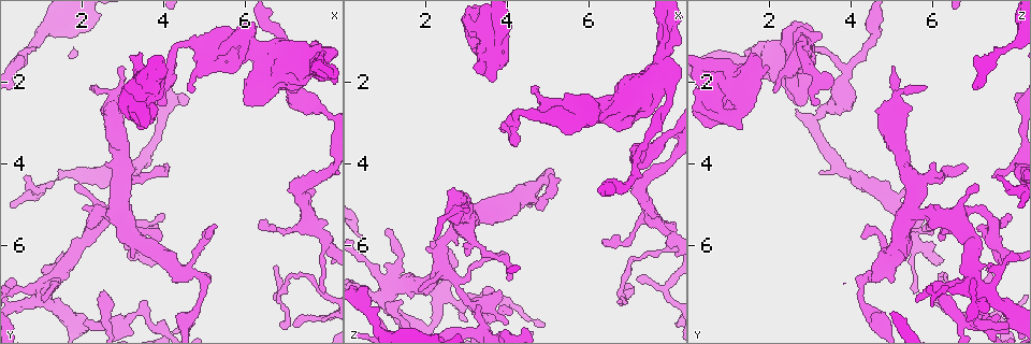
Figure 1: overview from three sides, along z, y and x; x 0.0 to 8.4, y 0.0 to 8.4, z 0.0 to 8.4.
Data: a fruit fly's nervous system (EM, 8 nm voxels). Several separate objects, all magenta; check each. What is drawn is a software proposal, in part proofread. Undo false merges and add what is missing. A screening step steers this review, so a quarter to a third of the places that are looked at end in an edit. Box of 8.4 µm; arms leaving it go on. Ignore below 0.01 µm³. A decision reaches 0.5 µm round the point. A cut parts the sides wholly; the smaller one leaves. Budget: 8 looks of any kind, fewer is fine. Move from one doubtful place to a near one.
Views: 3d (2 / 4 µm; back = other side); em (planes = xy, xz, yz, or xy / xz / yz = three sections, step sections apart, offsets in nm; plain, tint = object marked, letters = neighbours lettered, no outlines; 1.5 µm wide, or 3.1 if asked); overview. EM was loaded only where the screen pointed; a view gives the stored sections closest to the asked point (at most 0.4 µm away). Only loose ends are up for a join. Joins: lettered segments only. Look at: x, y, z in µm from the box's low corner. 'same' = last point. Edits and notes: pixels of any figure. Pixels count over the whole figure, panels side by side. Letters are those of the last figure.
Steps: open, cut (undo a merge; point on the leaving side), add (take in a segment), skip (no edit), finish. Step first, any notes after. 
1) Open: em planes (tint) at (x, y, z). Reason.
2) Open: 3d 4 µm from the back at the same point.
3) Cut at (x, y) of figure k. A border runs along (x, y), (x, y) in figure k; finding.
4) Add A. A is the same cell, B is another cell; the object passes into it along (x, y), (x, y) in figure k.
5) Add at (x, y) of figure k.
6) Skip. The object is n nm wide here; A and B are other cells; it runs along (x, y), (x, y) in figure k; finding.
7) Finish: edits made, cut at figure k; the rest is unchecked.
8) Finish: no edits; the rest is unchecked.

Open: em xy step 4 (letters) at (3.95, 2.55, 3.25). An open end.

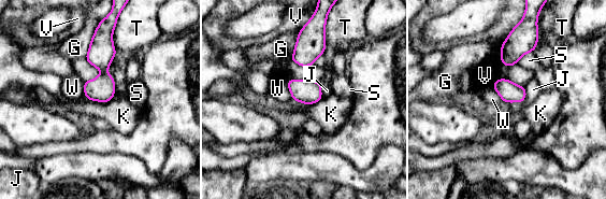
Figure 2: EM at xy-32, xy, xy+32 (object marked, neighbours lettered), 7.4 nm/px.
Skip. The object is 100 nm wide here; G, J, K, S, T, V and W are other cells; a border runs along (287, 80), (287, 86), (292, 99) in figure 2; no lettered segment goes on from it.

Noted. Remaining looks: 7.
Open: em planes (letters) at (6.85, 7.95, 7.10).

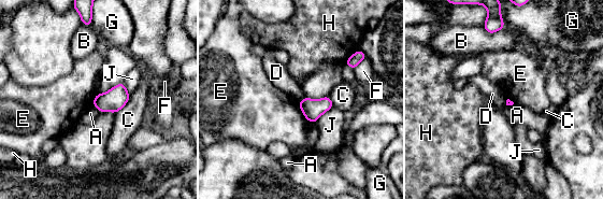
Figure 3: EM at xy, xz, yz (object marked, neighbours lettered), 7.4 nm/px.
Skip. A, B, C, D, E, F, G, H and J are other cells; a border runs along (304, 97), (299, 102) in figure 3; no lettered segment goes on from it.

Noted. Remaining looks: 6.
Open: 3d 4 µm at (4.00, 5.30, 7.95). Branch stops here.

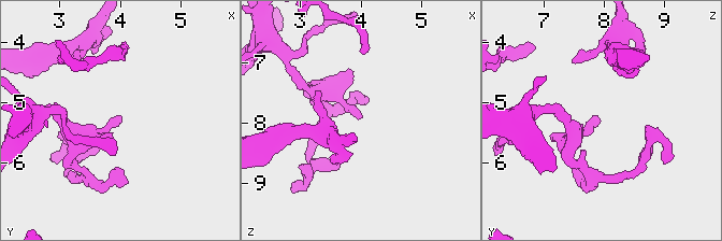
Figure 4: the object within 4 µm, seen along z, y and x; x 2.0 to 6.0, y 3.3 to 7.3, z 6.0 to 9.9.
Open: em xz step 4 (tint) at (4.00, 5.25, 7.90). Shape alone is not enough.

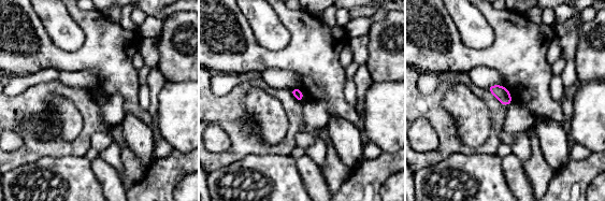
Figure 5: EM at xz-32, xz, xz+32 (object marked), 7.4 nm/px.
Open: em planes (letters) at the same point. Cut it another way.

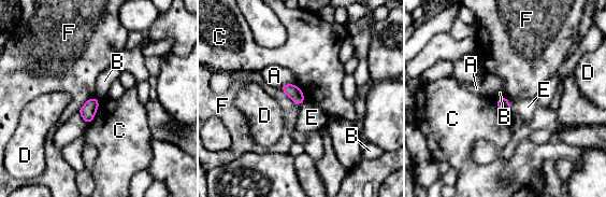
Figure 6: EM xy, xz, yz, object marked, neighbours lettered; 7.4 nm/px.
Skip. The longest contact is with F, 200 nm; A, B, C, D, E and F are other cells; a border runs along (507, 99), (511, 113) in figure 6; none of them fits.

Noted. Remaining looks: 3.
Finish: no edits; the rest is unchecked.

